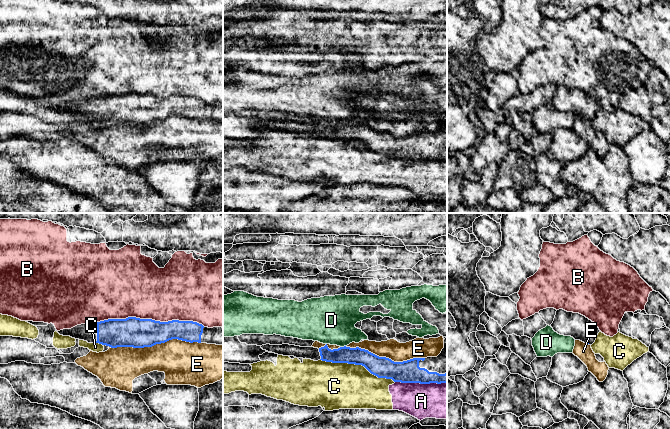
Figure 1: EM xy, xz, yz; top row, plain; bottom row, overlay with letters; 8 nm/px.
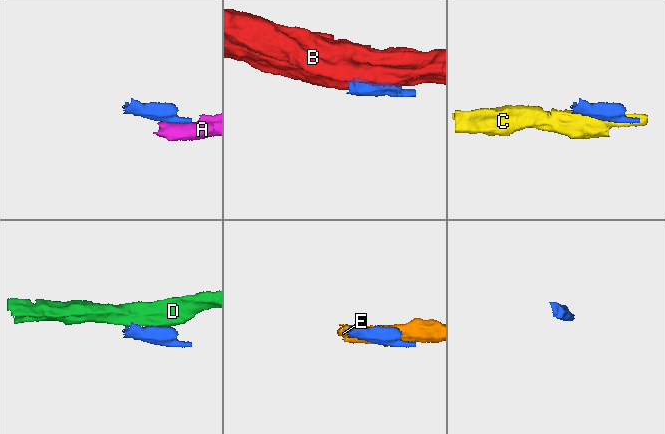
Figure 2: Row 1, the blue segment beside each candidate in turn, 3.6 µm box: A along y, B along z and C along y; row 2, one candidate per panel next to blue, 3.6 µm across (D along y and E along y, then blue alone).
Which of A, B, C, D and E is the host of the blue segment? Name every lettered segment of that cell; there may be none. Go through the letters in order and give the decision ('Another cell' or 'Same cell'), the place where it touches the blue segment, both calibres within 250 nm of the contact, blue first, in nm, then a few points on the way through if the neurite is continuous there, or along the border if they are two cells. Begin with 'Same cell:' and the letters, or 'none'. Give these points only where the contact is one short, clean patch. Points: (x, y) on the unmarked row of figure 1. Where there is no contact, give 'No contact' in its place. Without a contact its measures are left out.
Same cell: none
A: Another cell. Touches blue at xz (421, 159). Thickness 180 nm (blue) against 280 nm. Boundary: xz (395, 157), (446, 159)
B: Another cell. Touches blue at xy (151, 95). Thickness 240 nm (blue) against 440 nm
C: Another cell. Touches blue at xz (357, 140). Thickness 170 nm (blue) against 380 nm
D: Another cell. Touches blue at xz (342, 123). Thickness 140 nm (blue) against 380 nm. Boundary: xz (345, 121), (340, 123)
E: Another cell. Touches blue at xy (154, 120). Thickness 240 nm (blue) against 320 nm

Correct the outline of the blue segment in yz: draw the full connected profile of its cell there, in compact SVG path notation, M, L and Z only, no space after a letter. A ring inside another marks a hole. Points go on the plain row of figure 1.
M563 85L556 87L551 103L555 108L564 112L571 112L592 121L600 108L597 101L579 89L567 88Z

